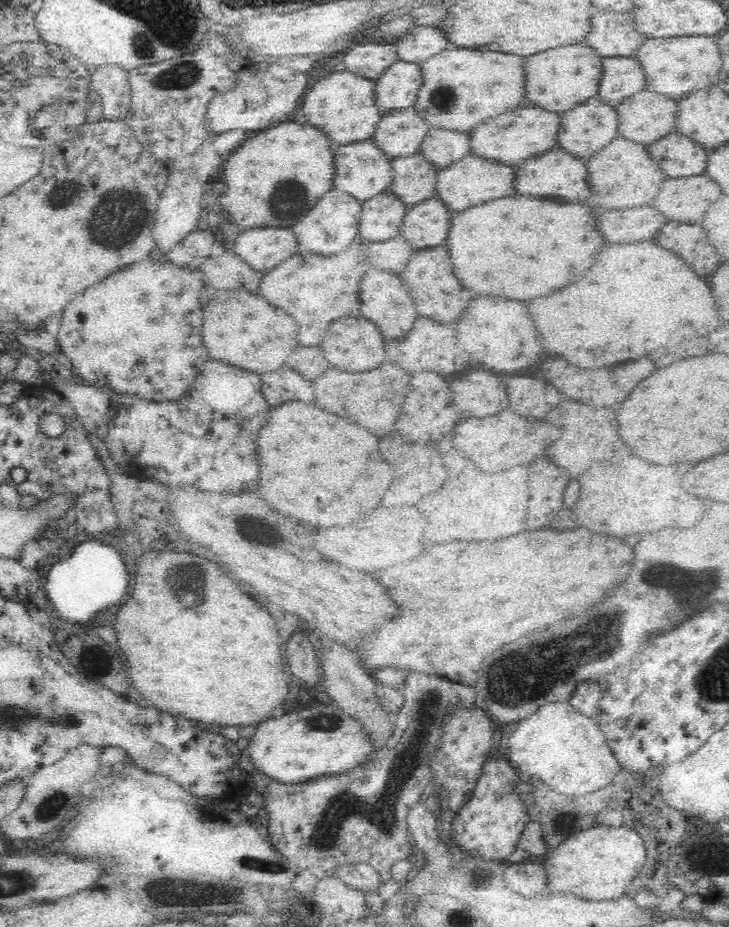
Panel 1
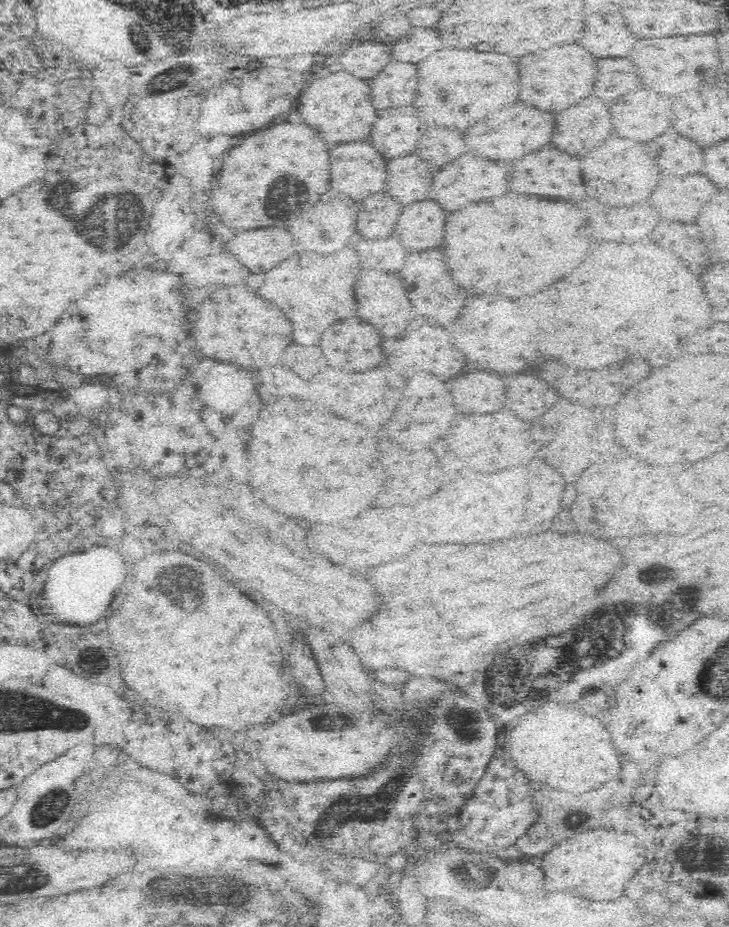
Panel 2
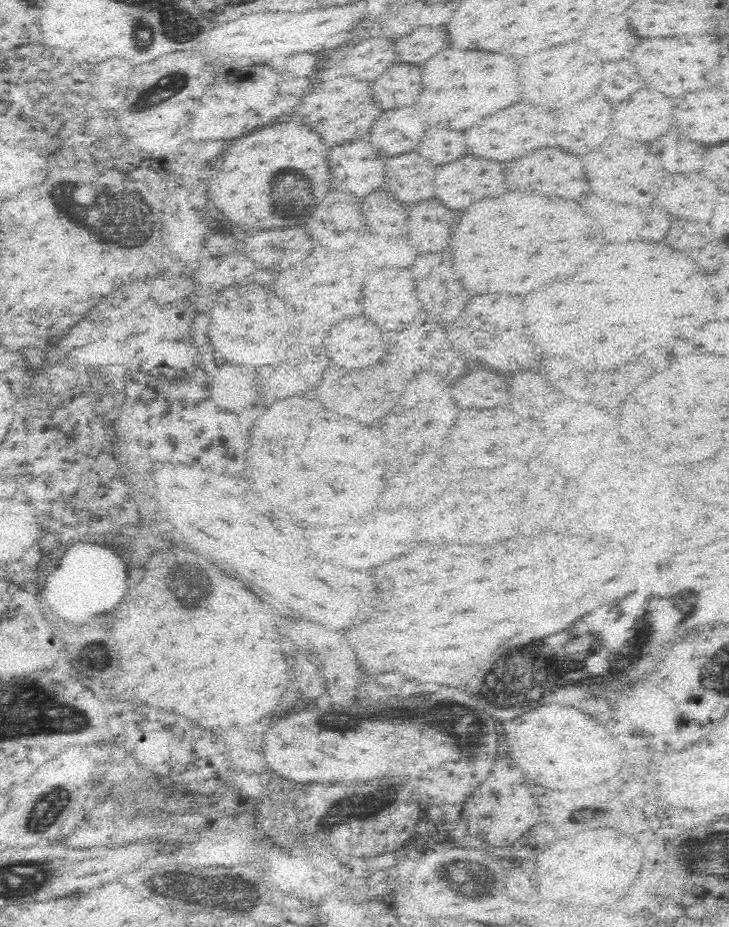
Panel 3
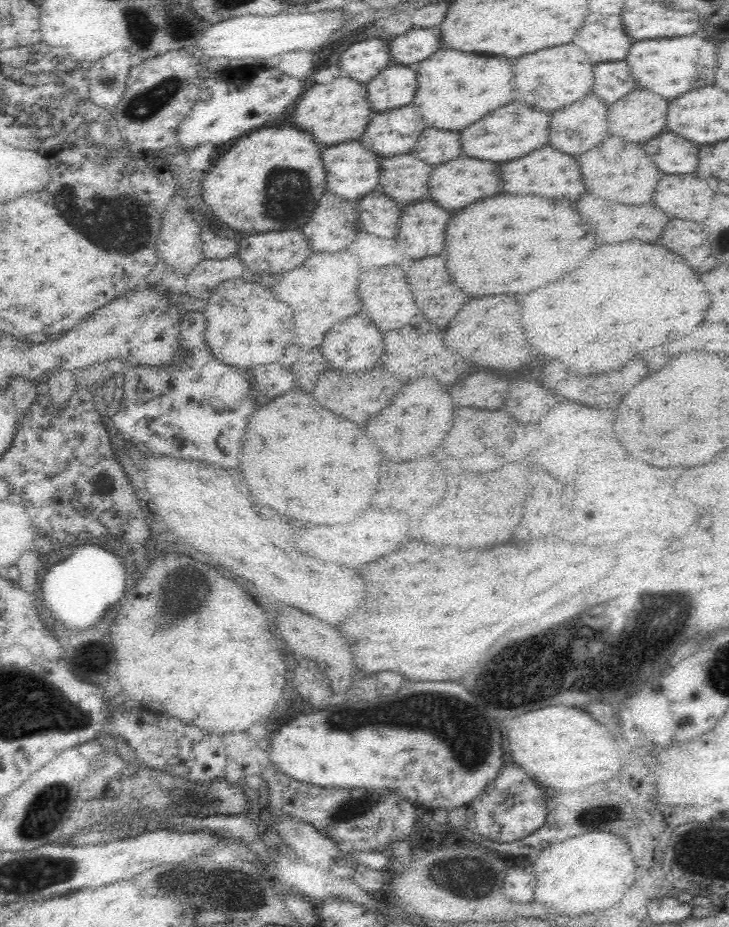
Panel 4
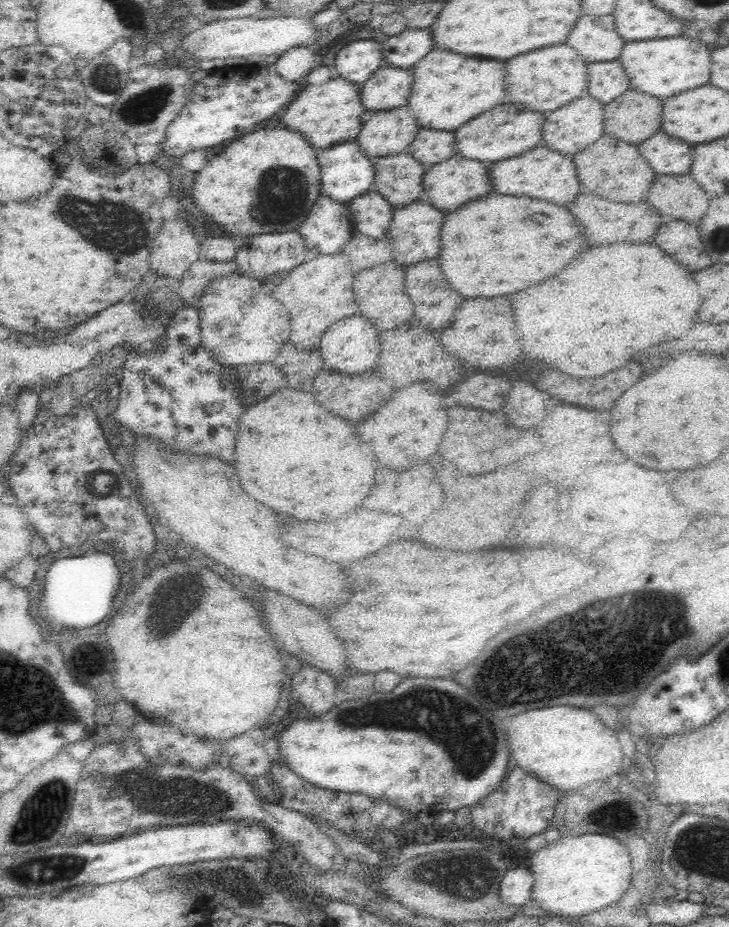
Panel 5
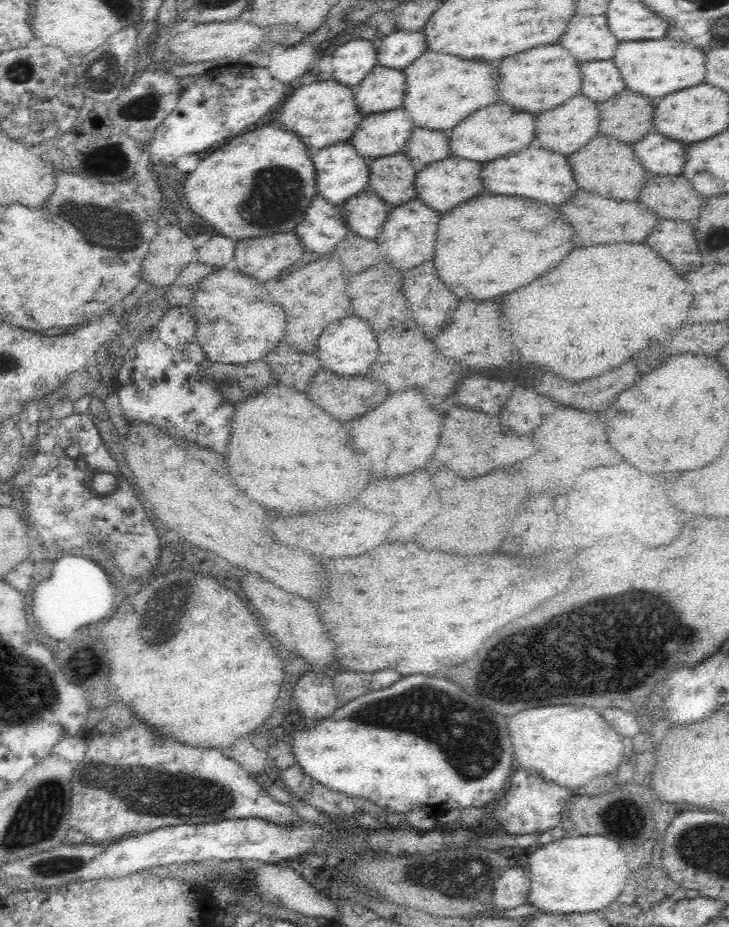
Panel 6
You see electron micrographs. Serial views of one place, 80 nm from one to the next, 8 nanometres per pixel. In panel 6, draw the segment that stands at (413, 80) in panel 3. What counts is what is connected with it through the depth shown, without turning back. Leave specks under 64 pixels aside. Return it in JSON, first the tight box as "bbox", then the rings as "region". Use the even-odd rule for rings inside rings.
{"bbox":[356,65,406,112],"region":[[[376,65],[360,84],[357,84],[356,104],[360,112],[386,112],[402,106],[406,86],[406,76],[398,69]]]}

